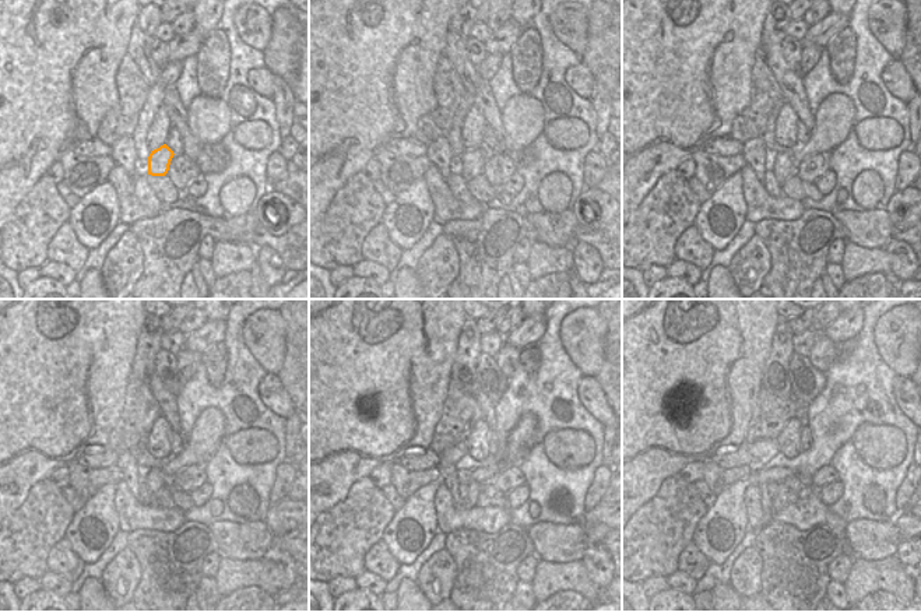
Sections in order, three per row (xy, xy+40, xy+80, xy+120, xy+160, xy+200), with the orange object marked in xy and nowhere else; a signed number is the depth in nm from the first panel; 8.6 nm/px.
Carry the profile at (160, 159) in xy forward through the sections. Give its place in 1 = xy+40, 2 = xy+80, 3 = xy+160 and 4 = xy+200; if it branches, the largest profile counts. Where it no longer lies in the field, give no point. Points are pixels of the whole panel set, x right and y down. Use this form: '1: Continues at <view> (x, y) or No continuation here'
1: Continues at xy+40 (473, 161)
2: Continues at xy+80 (784, 166)
3: Continues at xy+160 (470, 500)
4: Continues at xy+200 (781, 500)

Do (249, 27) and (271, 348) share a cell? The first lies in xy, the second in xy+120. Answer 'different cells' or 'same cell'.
same cell

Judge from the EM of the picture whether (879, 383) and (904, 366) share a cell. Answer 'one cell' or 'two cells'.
two cells

